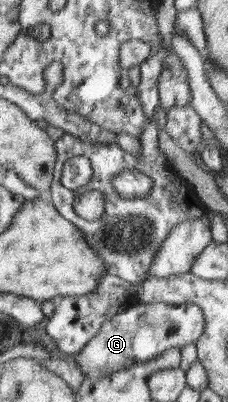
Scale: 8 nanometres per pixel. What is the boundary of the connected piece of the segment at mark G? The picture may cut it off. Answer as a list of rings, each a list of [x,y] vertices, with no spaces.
[[[192,302],[182,304],[136,303],[102,322],[100,329],[79,351],[77,362],[84,378],[106,378],[110,374],[158,357],[163,351],[196,343],[205,331],[204,311]]]

